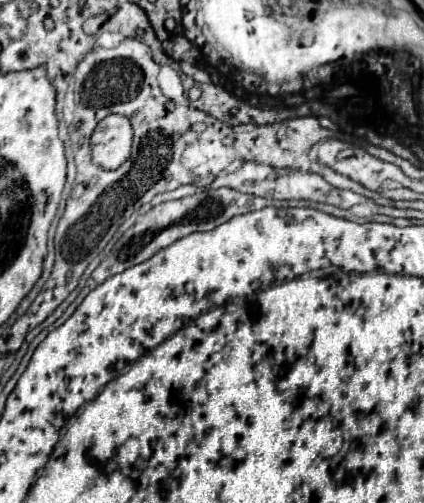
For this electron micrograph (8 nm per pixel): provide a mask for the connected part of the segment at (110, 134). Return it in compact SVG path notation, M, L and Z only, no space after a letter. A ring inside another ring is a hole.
M108 115L102 119L90 138L91 154L94 163L106 170L120 167L132 145L132 127L124 115Z

